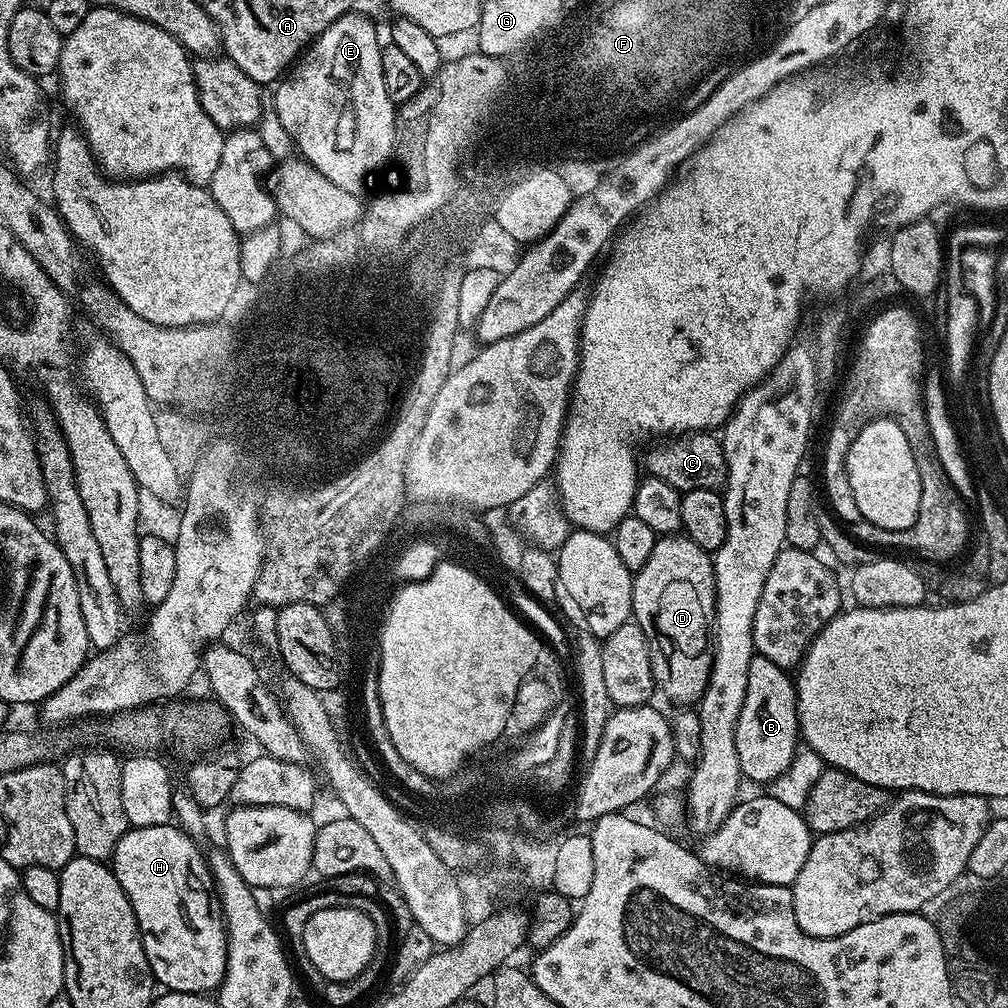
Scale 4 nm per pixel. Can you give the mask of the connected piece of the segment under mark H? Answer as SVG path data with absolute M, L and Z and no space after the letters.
M172 822L145 828L129 827L128 832L118 838L118 846L114 846L110 867L134 910L153 981L169 992L208 994L211 988L212 991L219 989L224 981L228 935L224 933L224 917L220 915L220 901L216 898L212 871L208 869L205 853L200 853L196 844L199 843Z

